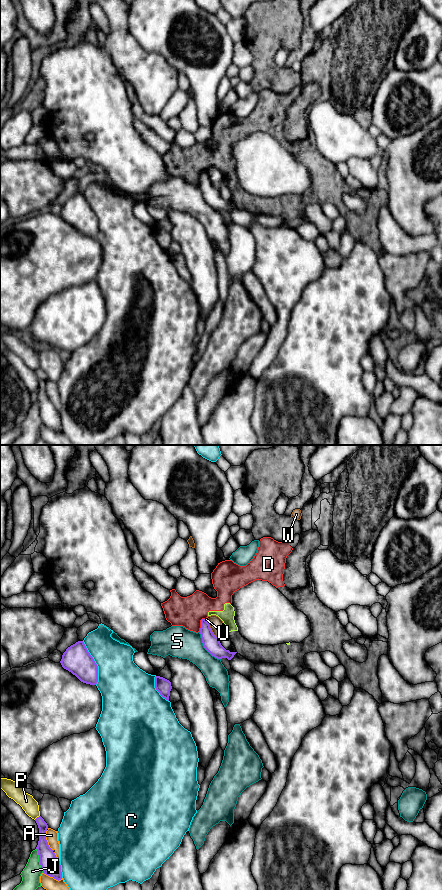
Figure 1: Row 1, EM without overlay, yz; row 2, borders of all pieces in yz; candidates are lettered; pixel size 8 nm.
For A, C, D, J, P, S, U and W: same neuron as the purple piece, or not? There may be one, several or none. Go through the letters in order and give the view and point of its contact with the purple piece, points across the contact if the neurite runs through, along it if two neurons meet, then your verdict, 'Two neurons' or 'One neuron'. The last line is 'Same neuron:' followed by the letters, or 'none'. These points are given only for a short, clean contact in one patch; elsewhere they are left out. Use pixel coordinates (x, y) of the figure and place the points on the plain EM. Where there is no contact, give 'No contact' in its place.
A: Touches purple at yz (46, 392). Two neurons
C: Touches purple at yz (95, 215). Two neurons
D: Touches purple at yz (201, 176). Boundary: yz (204, 170), (201, 172), (199, 183). Two neurons
J: Touches purple at yz (39, 412). Two neurons
P: Touches purple at yz (37, 369). Two neurons
S: Touches purple at yz (205, 200). Two neurons
U: Touches purple at yz (206, 173). Boundary: yz (204, 171), (207, 174). Two neurons
W: Touches purple at yz (211, 182). Two neurons
Same neuron: none

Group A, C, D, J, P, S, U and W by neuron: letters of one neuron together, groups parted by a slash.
A / C / D U / J / P / S / W

